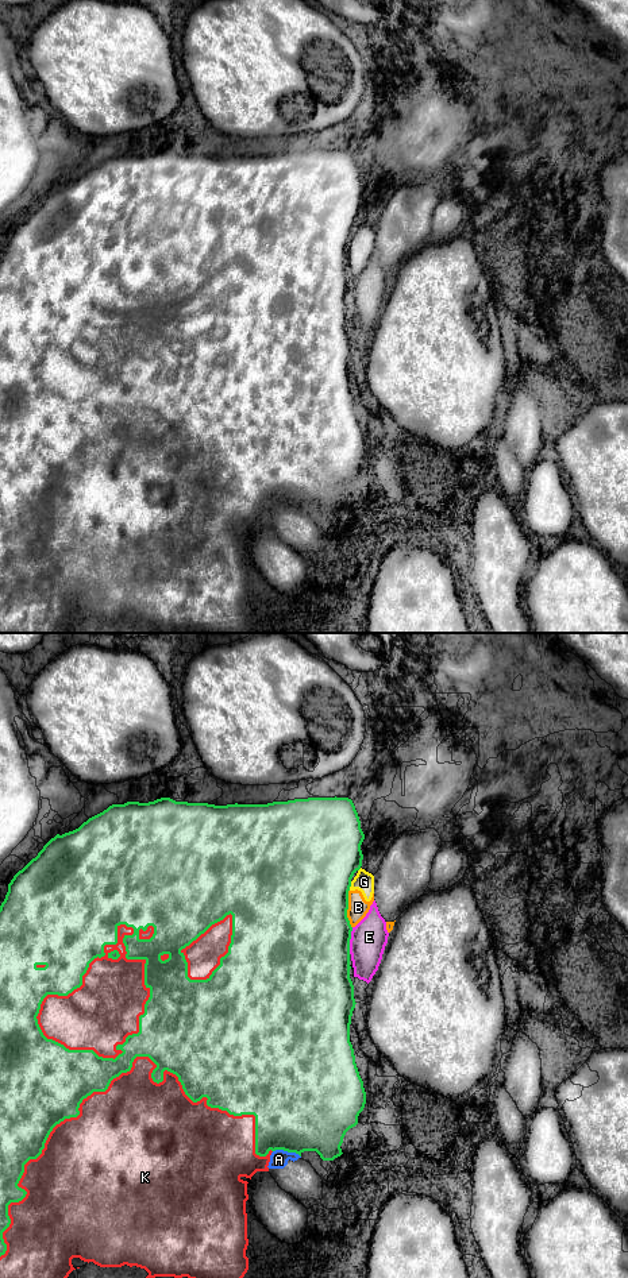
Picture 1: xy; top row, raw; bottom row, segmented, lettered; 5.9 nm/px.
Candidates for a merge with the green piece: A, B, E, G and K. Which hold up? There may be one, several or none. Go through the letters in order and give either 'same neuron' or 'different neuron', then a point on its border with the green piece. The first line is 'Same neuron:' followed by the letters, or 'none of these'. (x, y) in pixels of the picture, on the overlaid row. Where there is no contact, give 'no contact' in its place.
Same neuron: K
A: different neuron; meets green in xy at (286, 1150)
B: different neuron; meets green in xy at (347, 908)
E: different neuron; meets green in xy at (349, 941)
G: different neuron; meets green in xy at (350, 885)
K: same neuron; meets green in xy at (124, 1072)

